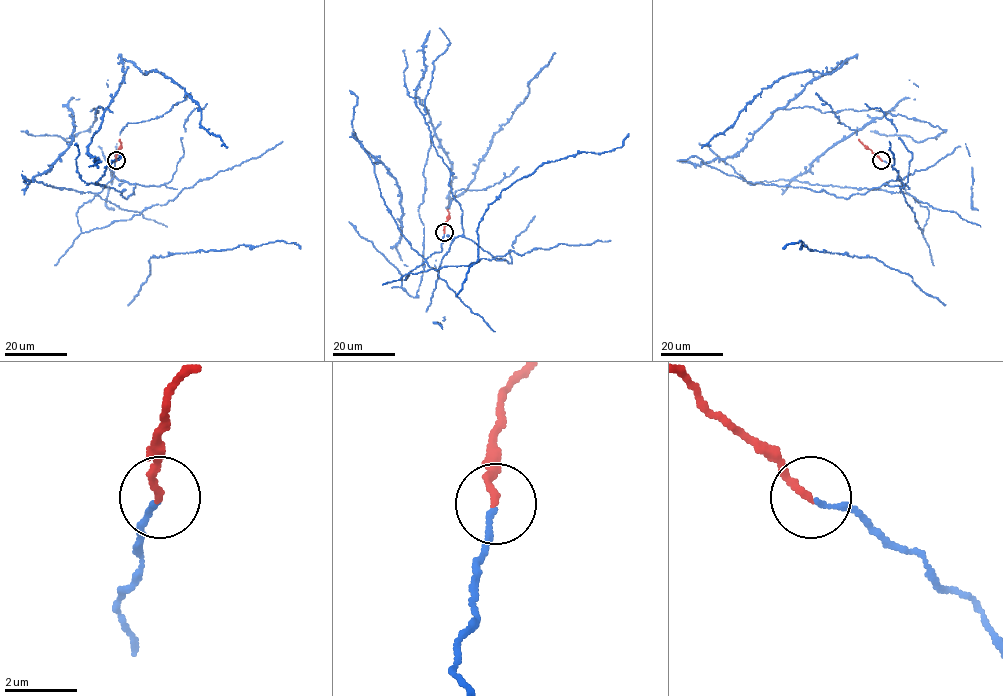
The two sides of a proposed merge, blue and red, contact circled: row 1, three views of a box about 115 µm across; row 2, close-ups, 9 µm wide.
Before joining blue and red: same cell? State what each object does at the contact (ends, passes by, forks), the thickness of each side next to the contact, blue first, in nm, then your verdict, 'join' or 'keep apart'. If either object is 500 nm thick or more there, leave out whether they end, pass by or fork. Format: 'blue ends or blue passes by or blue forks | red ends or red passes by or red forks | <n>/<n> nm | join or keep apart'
blue ends | red ends | 140/180 nm | join

